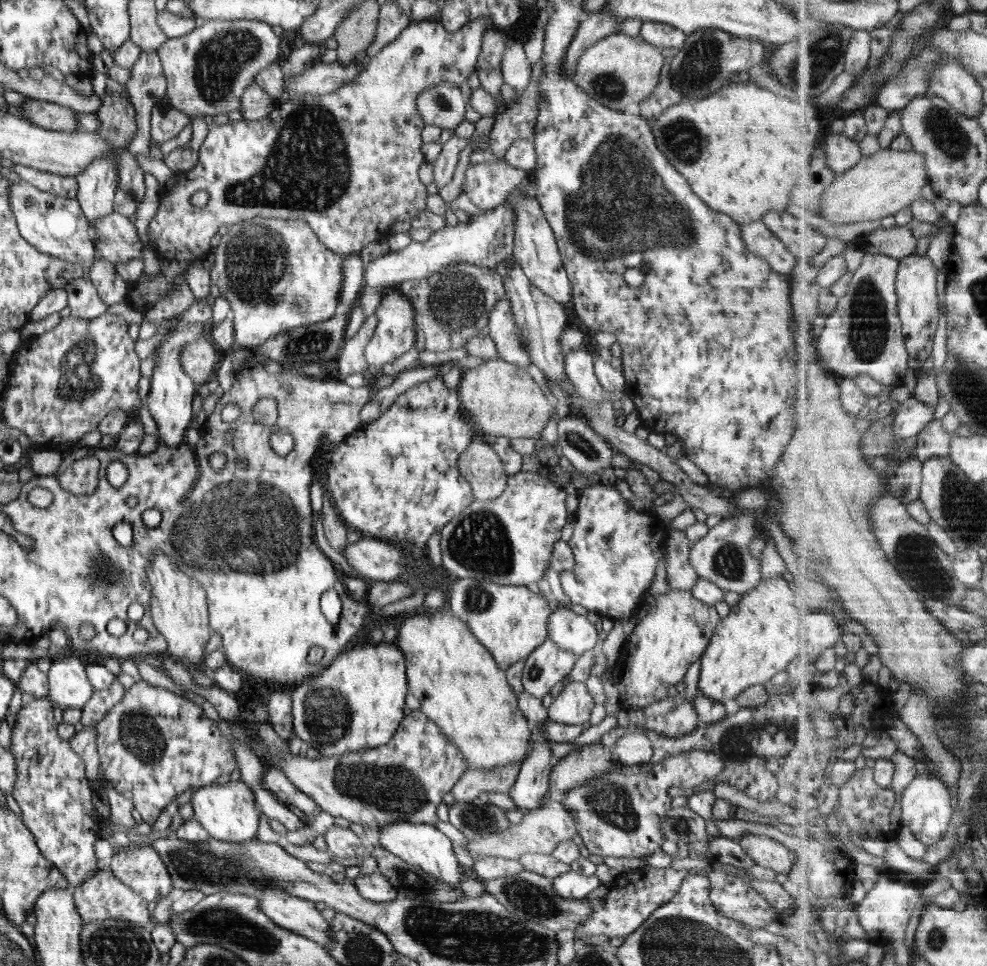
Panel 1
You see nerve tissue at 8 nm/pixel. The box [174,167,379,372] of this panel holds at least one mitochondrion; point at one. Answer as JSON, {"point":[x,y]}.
{"point":[251,267]}

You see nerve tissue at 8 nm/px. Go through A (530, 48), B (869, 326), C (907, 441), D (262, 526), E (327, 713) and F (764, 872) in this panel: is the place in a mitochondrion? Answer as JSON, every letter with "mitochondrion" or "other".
{"A":"other","B":"mitochondrion","C":"other","D":"mitochondrion","E":"mitochondrion","F":"other"}

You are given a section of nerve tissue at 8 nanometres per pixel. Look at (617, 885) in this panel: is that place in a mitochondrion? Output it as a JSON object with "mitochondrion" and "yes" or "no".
{"mitochondrion":"no"}

